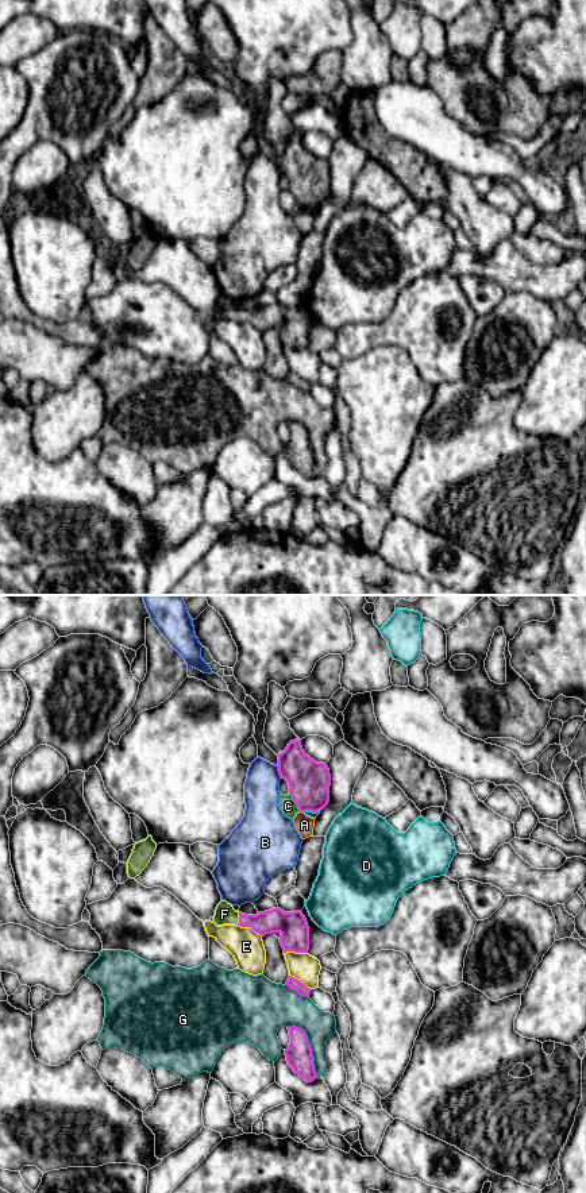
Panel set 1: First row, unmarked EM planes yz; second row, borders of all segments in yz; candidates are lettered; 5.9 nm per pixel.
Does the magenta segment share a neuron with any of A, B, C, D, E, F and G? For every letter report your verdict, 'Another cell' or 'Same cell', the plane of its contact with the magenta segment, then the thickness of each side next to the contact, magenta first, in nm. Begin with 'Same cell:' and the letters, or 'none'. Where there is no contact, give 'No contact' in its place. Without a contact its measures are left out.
Same cell: F
A: Another cell. Touches magenta in yz. Thickness 240 nm (magenta) against 110 nm
B: Another cell. Touches magenta in yz. Thickness 240 nm (magenta) against 220 nm
C: Another cell. Touches magenta in yz. Thickness 240 nm (magenta) against 100 nm
D: Another cell. Touches magenta in yz. Thickness 240 nm (magenta) against 40 nm
E: Another cell. Touches magenta in yz. Thickness 160 nm (magenta) against 200 nm
F: Same cell. Touches magenta in yz. Thickness 140 nm (magenta) against 130 nm
G: Another cell. Touches magenta in yz. Thickness 160 nm (magenta) against 190 nm

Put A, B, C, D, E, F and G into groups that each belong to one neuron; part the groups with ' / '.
A / B / C / D / E / F / G

